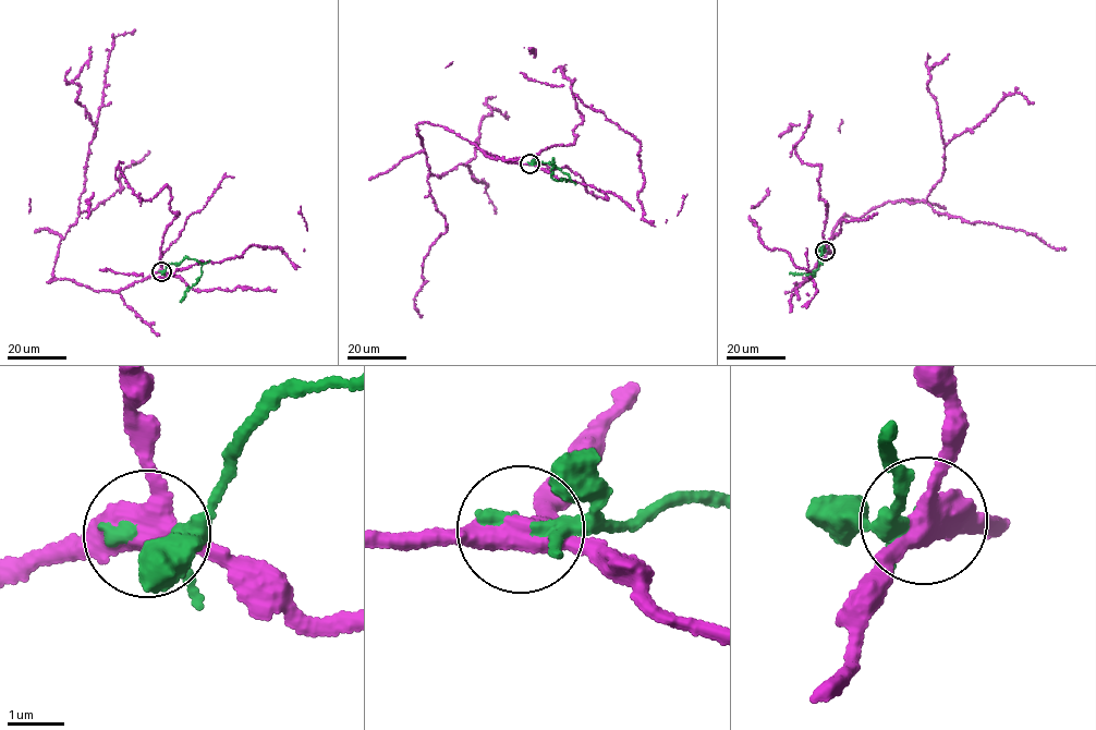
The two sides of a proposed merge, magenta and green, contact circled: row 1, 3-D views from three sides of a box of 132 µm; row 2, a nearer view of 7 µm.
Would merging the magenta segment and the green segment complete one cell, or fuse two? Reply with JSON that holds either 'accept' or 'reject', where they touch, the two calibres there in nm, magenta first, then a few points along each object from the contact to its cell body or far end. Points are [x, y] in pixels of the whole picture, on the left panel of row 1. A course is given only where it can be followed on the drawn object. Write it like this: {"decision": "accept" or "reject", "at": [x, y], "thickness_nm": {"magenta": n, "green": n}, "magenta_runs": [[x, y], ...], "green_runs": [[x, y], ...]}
{"decision": "reject", "at": [161, 271], "thickness_nm": {"magenta": 440, "green": 220}, "magenta_runs": [[161, 270], [117, 291], [64, 278], [48, 282], [60, 242], [78, 216], [113, 39], [135, 29]], "green_runs": [[161, 270], [186, 257], [202, 264], [198, 280], [187, 288], [179, 302]]}

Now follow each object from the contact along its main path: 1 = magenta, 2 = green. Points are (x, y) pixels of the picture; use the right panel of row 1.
1: (825, 251), (845, 214), (926, 199), (945, 171), (944, 147), (1001, 99), (1014, 93), (1033, 102)
2: (825, 251), (823, 246), (818, 250), (823, 248), (814, 276), (790, 272)

